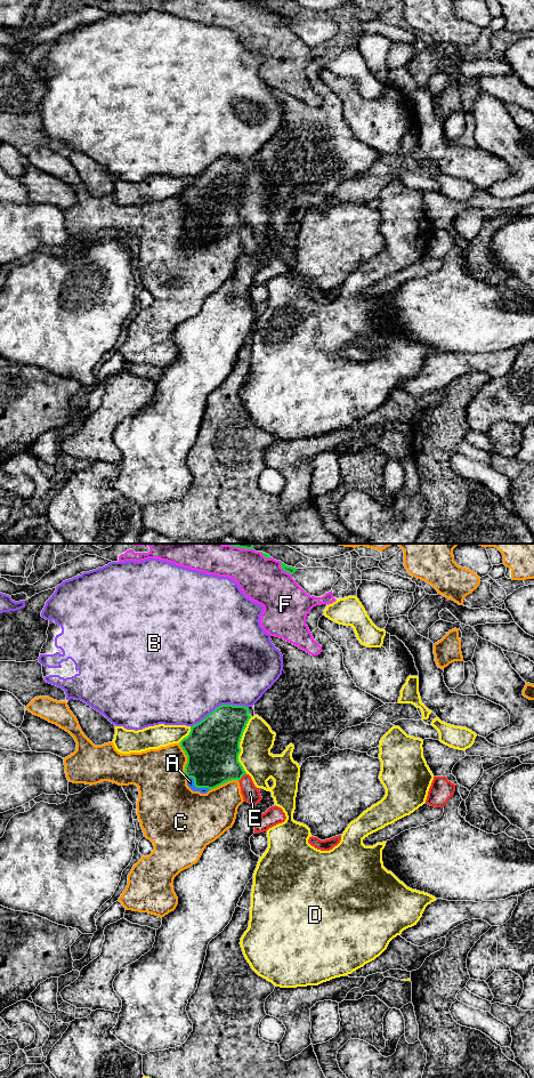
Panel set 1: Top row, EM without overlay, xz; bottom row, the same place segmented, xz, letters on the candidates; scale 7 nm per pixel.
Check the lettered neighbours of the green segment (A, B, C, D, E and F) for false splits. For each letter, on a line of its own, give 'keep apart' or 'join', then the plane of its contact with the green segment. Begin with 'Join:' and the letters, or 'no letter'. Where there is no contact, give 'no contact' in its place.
Join: A, E
A: join; contact in xz
B: keep apart; contact in xz
C: keep apart; contact in xz
D: keep apart; contact in xz
E: join; contact in xz
F: keep apart; contact in xz

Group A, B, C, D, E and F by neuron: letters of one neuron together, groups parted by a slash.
A E / B / C / D / F

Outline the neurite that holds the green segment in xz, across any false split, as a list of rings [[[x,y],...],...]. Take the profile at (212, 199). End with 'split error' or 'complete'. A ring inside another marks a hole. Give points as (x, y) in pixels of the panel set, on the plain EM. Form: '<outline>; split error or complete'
[[[221,156],[191,178],[189,186],[179,195],[187,208],[185,226],[193,243],[207,246],[237,232],[244,254],[257,257],[262,251],[238,214],[240,194],[250,170],[249,159]]]; split error

